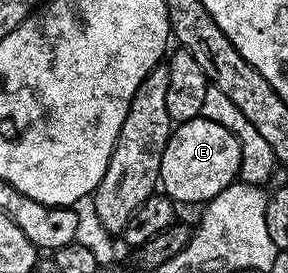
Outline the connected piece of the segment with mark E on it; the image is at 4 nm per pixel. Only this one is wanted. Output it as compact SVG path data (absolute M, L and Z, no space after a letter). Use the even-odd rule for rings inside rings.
M198 116L176 124L161 155L159 185L176 203L202 206L237 181L241 167L239 140L219 123Z

